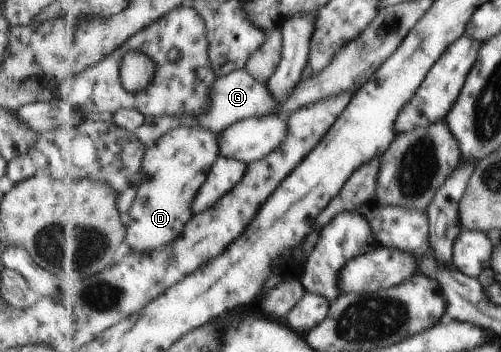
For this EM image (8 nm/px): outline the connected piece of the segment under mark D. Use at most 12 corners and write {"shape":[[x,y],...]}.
{"shape":[[198,125],[163,135],[143,159],[129,211],[132,252],[183,235],[220,157]]}

